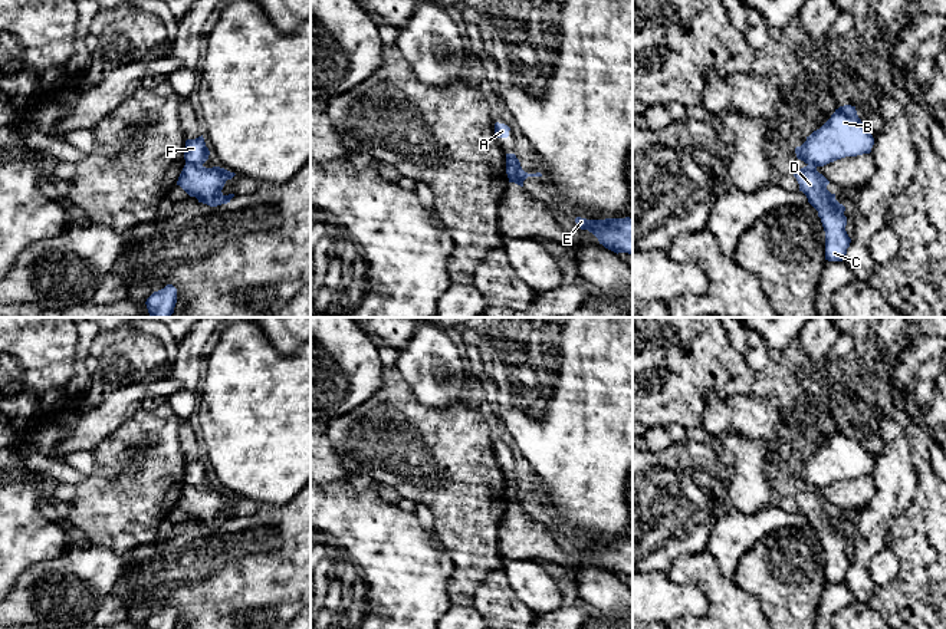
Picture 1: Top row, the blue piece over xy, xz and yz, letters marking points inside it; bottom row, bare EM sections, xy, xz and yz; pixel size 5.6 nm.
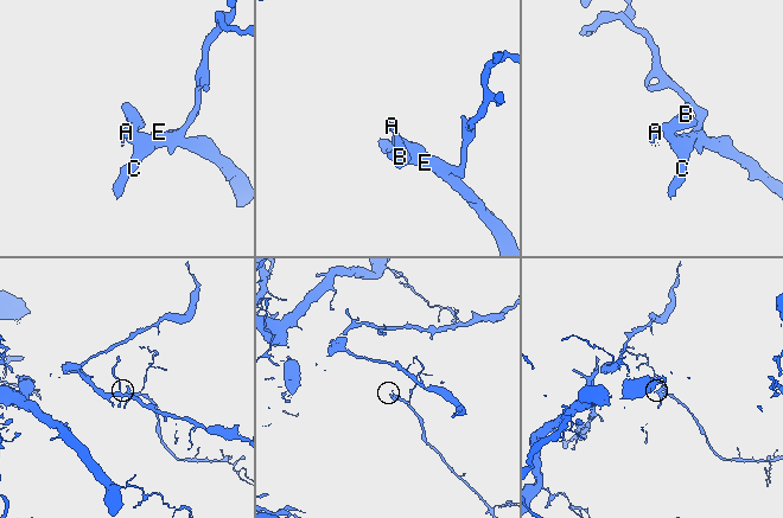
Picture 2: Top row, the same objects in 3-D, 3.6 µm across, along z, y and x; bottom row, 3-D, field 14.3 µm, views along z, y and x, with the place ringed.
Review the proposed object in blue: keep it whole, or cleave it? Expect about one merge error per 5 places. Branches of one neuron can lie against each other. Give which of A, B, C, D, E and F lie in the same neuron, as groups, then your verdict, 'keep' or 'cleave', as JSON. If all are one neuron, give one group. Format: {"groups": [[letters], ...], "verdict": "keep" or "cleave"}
{"groups": [["A", "B", "F"], ["C", "D", "E"]], "verdict": "cleave"}

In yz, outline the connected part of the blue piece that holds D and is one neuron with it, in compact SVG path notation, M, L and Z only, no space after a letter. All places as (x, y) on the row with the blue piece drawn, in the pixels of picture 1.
M812 165L798 169L794 177L799 184L799 191L807 195L808 202L818 211L821 218L825 231L825 260L845 260L851 243L845 231L845 207L835 200L835 194L827 190L830 181Z

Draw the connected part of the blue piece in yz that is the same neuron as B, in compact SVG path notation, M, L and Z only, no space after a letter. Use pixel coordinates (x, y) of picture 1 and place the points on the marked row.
M844 105L807 141L795 148L796 158L812 167L824 167L845 157L870 154L873 135L864 128L855 106Z

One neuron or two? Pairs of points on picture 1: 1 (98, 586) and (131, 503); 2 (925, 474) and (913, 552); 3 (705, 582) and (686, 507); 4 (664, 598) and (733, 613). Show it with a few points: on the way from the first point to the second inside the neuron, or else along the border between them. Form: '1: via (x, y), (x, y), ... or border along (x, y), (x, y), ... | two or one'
1: border along (92, 543), (107, 546), (124, 556) | two
2: via (925, 493), (925, 533) | one
3: border along (705, 549), (682, 555), (669, 570) | two
4: border along (683, 585), (692, 585), (706, 598), (705, 613) | two

